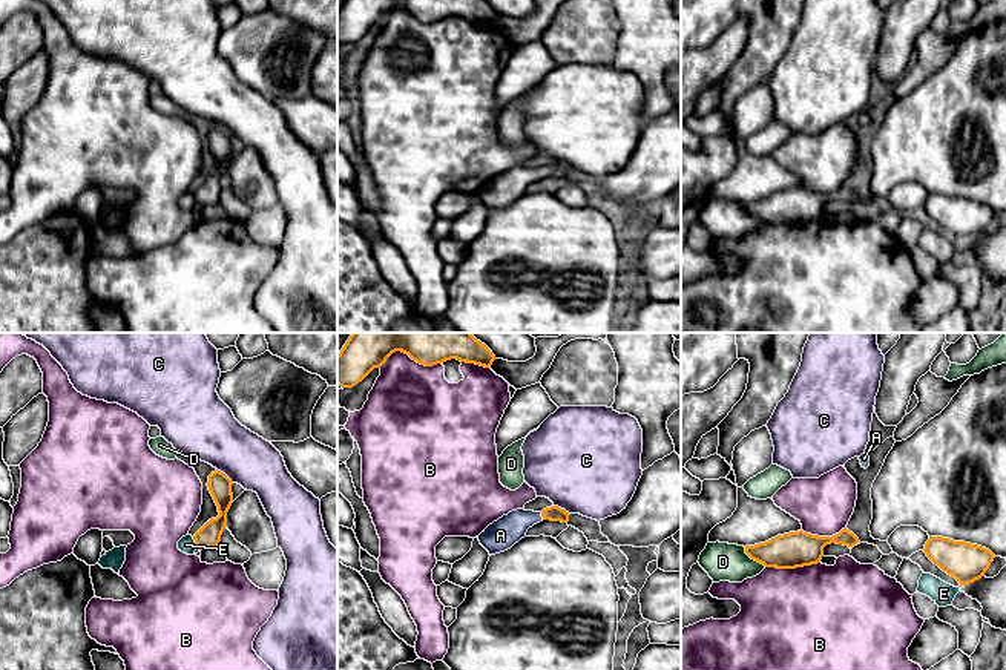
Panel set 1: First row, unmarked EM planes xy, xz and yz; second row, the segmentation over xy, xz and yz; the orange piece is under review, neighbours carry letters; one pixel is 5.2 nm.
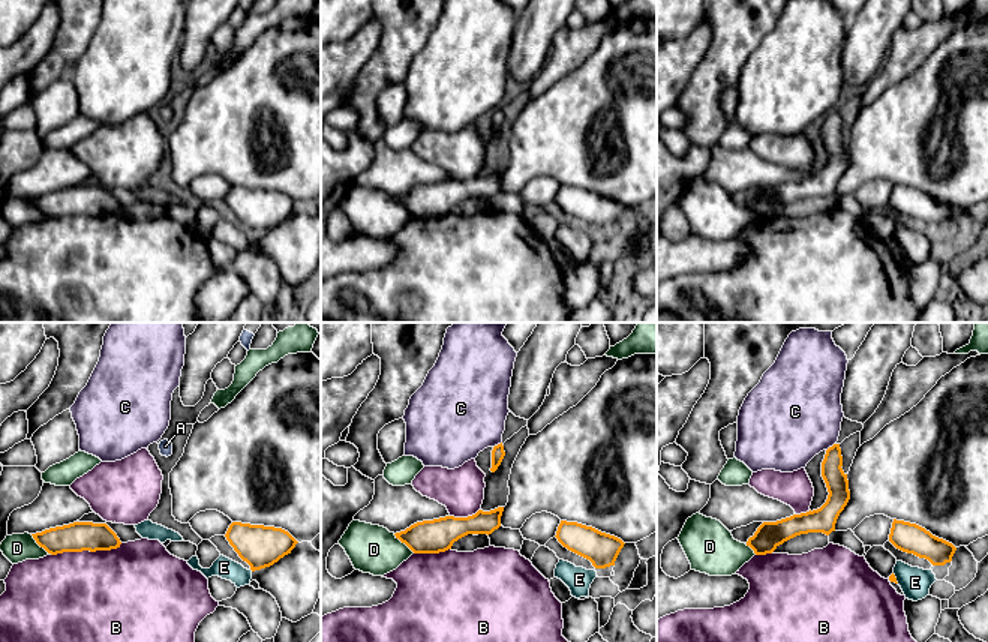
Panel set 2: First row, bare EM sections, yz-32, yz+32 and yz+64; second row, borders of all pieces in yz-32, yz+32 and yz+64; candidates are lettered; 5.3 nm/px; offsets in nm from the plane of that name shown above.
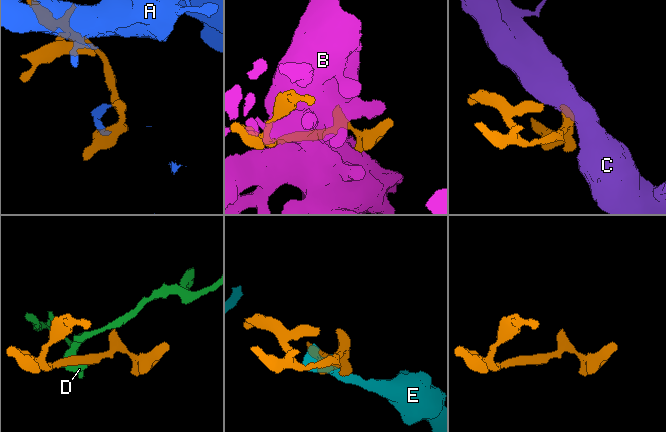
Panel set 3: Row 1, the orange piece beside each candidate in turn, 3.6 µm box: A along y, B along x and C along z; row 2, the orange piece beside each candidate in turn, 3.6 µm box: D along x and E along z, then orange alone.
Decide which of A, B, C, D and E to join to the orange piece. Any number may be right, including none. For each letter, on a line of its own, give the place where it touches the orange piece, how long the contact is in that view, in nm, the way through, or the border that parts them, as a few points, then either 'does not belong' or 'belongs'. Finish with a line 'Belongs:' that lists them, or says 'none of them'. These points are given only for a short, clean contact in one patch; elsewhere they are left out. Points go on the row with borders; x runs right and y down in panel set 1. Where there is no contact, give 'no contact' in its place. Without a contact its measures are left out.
A: xz (542, 515) | 40 nm | across xz (554, 512), (542, 515), (520, 520), (500, 535) | belongs
B: xz (410, 356) | 320 nm | does not belong
C: xy (226, 476) | 120 nm | along xy (216, 468), (232, 483) | does not belong
D: yz (753, 558) | 160 nm | along yz (744, 548), (752, 558), (766, 566) | does not belong
E: xy (195, 541) | 70 nm | does not belong
Belongs: A

